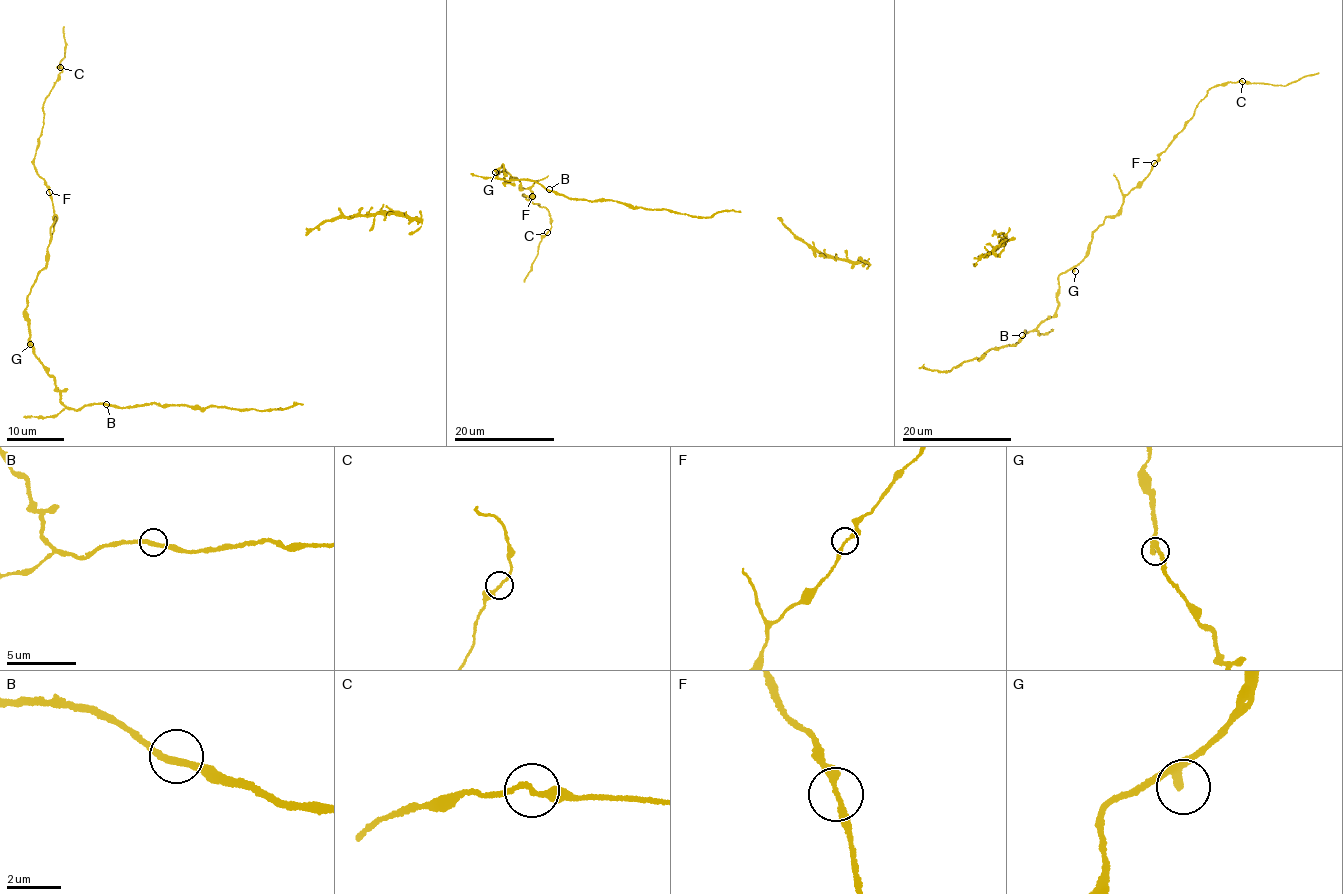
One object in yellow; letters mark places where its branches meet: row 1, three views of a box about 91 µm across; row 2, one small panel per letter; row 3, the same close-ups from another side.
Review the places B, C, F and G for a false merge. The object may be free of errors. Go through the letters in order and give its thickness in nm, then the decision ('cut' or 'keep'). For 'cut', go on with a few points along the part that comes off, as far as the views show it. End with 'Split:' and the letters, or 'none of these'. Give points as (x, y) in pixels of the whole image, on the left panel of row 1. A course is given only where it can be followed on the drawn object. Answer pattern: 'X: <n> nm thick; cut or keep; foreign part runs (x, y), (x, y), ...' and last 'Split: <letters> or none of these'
B: 280 nm thick; keep
C: 240 nm thick; keep
F: 240 nm thick; keep
G: 280 nm thick; keep
Split: none of these

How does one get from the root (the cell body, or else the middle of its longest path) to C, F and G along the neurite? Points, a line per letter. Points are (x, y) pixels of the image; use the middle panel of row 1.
C: (549, 191), (505, 183), (503, 164), (496, 173), (531, 190), (546, 232)
F: (549, 191), (527, 179), (505, 183), (503, 164), (498, 169), (518, 179), (532, 196)
G: (549, 191), (527, 179), (510, 178), (505, 183), (502, 164), (495, 172)

